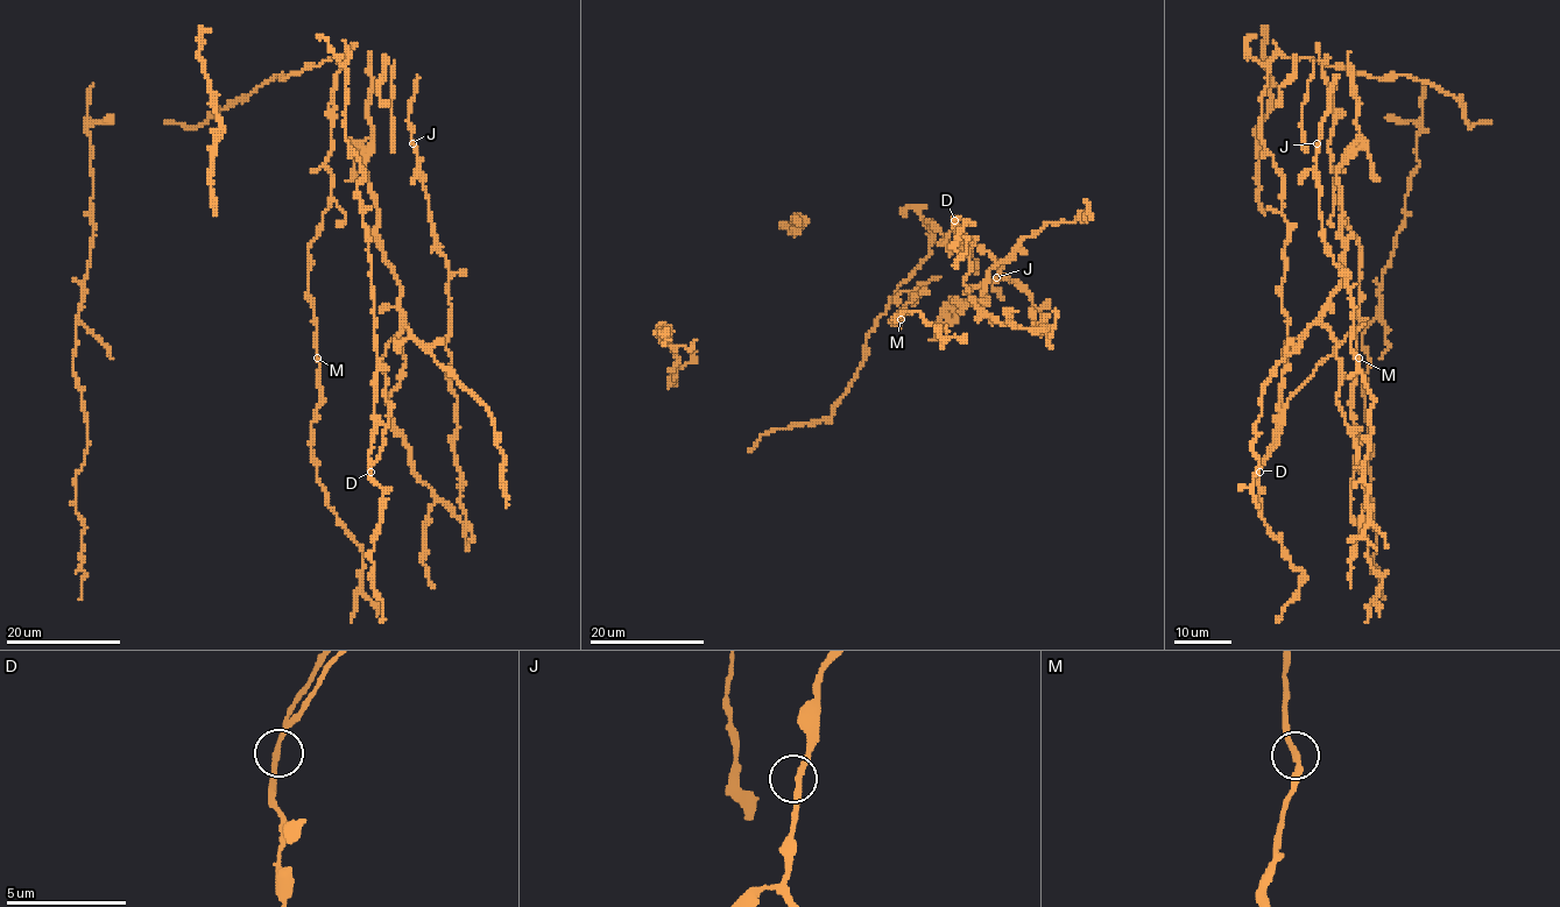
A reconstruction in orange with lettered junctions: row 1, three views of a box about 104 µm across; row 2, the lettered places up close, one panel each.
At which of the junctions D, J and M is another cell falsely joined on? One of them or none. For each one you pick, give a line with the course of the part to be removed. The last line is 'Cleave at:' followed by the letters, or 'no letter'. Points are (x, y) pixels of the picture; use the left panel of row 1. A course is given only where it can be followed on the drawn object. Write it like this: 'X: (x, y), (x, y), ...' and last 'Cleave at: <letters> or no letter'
D: (371, 470), (388, 426), (388, 380), (380, 361), (386, 345), (408, 324)
Cleave at: D

